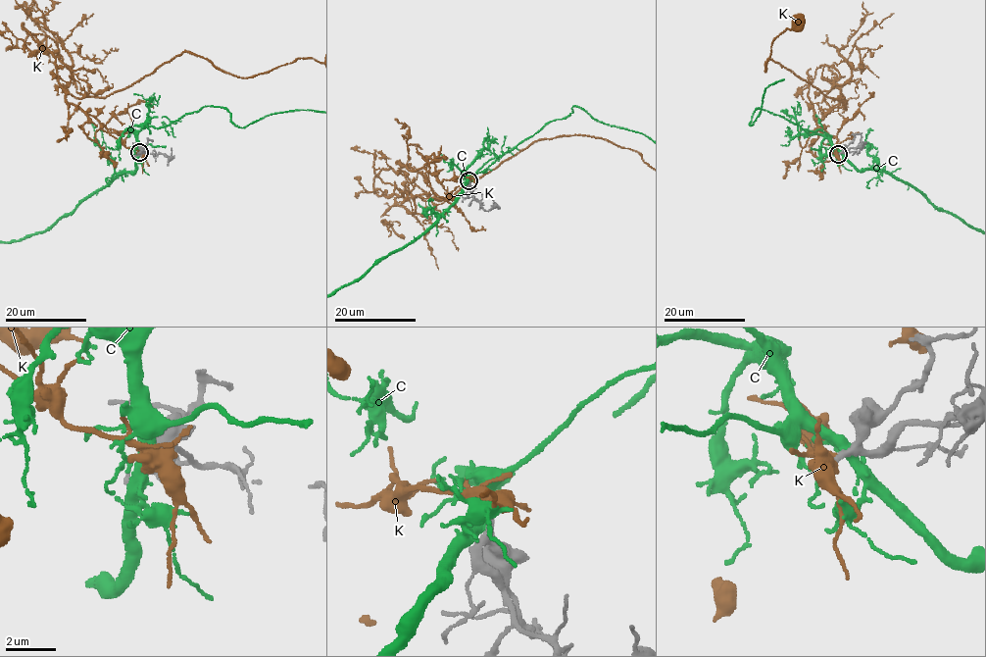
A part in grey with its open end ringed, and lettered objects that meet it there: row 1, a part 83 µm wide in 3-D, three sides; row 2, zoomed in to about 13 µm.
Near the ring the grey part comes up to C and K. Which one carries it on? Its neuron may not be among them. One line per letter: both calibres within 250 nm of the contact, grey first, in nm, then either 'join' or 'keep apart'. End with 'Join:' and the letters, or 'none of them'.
C: 360 nm thick on the grey side, 360 nm on the other; keep apart
K: 200 nm thick on the grey side, 480 nm on the other; join
Join: K

